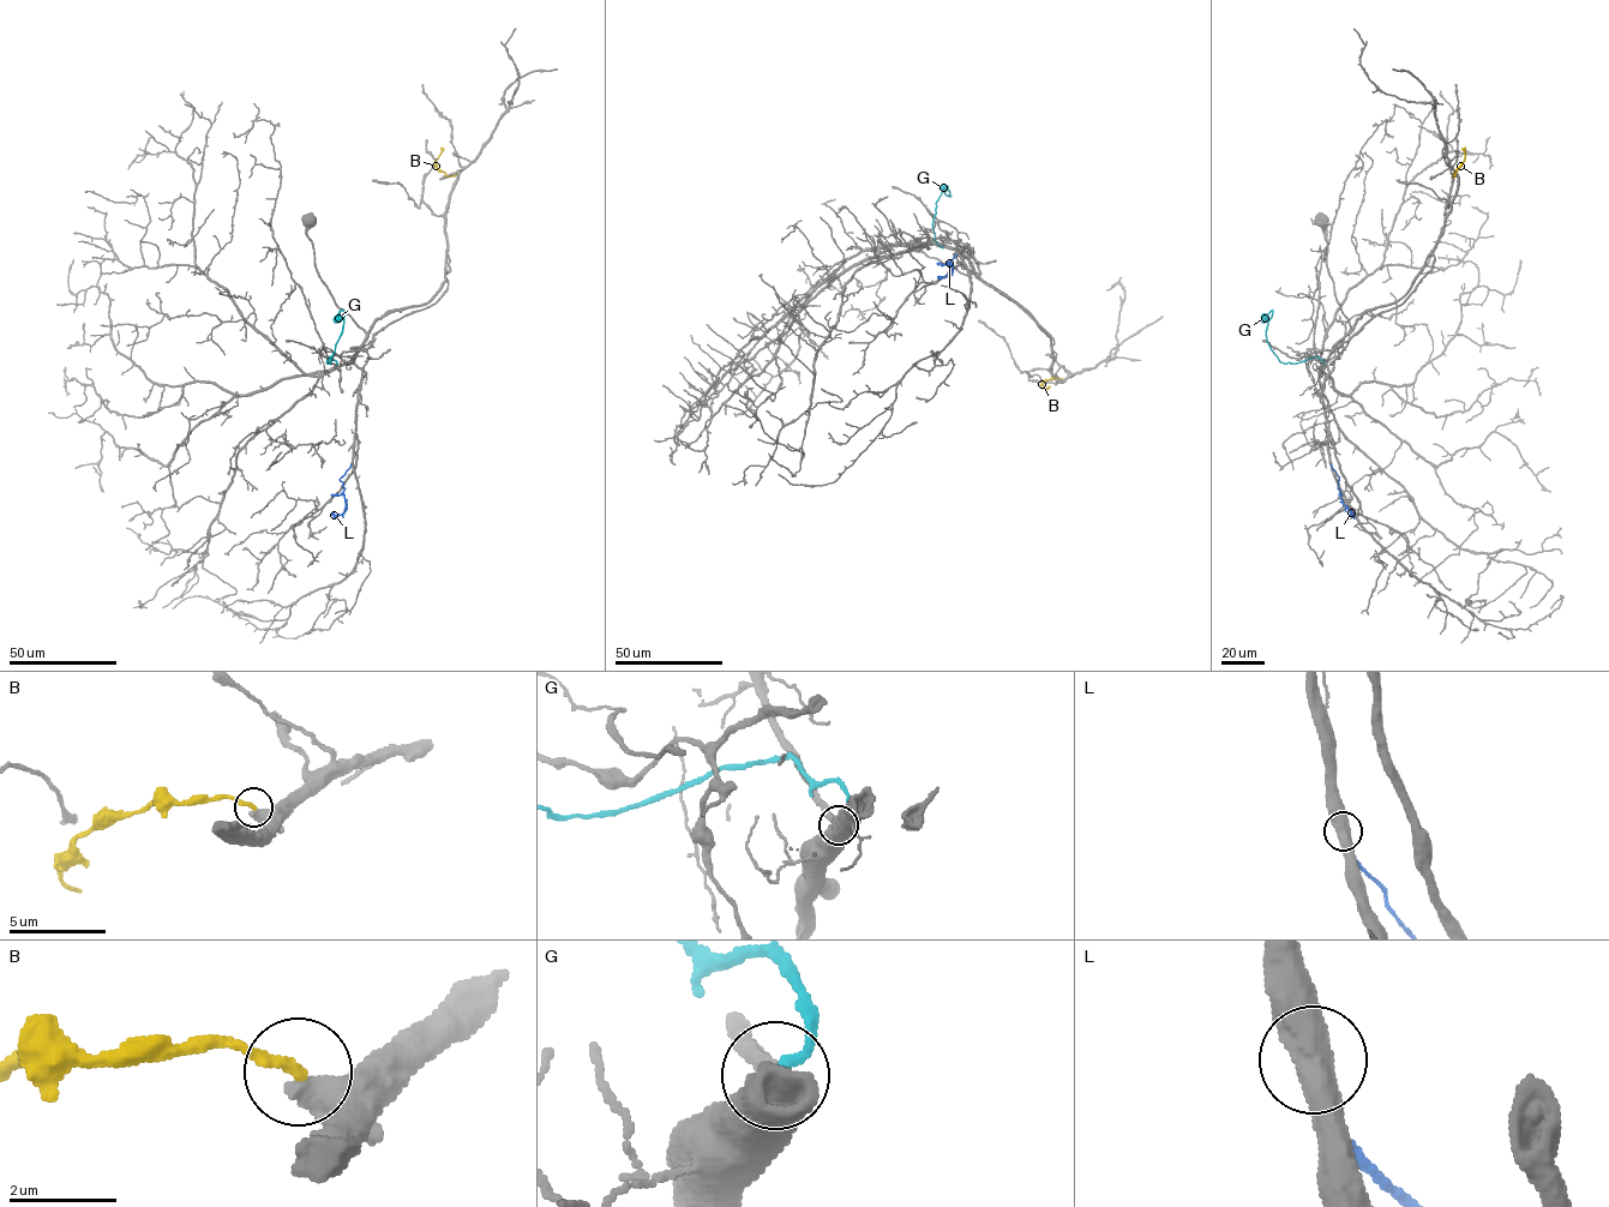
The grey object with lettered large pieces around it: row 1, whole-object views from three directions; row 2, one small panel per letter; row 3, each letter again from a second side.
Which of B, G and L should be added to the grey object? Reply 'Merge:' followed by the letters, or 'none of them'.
Merge: B

